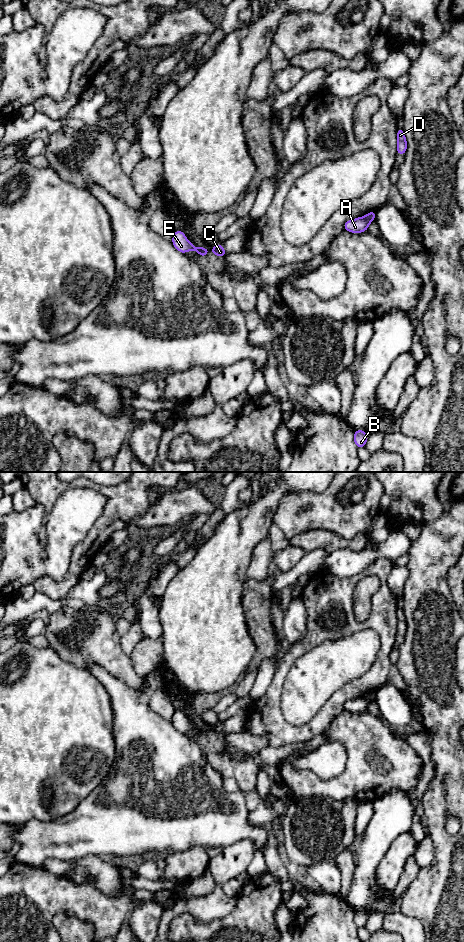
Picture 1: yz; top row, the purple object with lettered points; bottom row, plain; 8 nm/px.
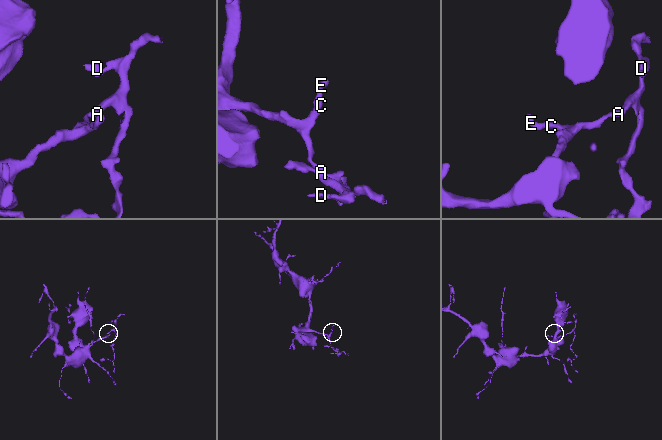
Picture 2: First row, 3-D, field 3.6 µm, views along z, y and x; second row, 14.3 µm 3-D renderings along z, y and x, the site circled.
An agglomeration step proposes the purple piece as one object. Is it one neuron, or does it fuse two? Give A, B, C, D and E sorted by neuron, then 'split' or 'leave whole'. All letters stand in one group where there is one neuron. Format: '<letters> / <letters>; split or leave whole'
A C E / B D; split

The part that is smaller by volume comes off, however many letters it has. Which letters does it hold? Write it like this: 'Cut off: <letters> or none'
Cut off: B, D

